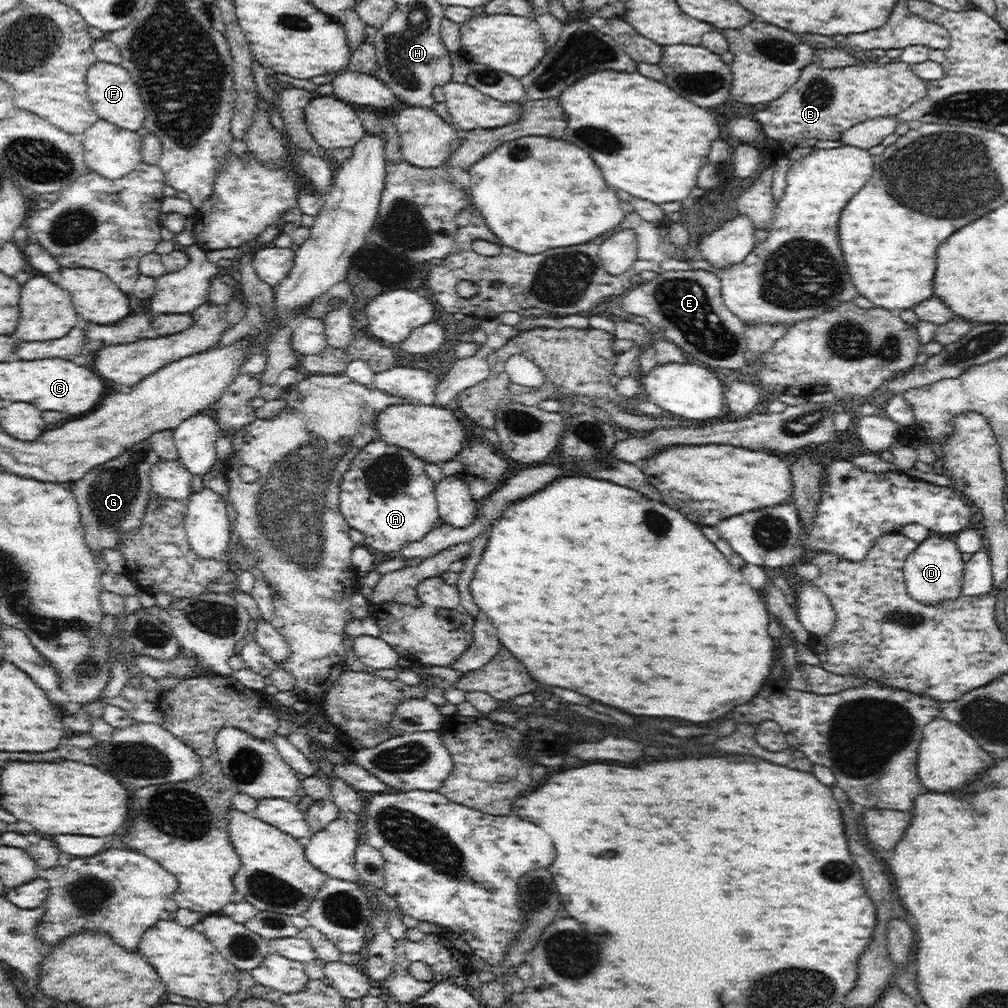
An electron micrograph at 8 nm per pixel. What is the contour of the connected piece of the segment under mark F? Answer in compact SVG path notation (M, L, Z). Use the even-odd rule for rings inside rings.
M96 61L87 70L85 83L87 95L100 119L107 120L128 131L138 131L143 127L146 116L145 104L134 79L122 68L121 64Z

